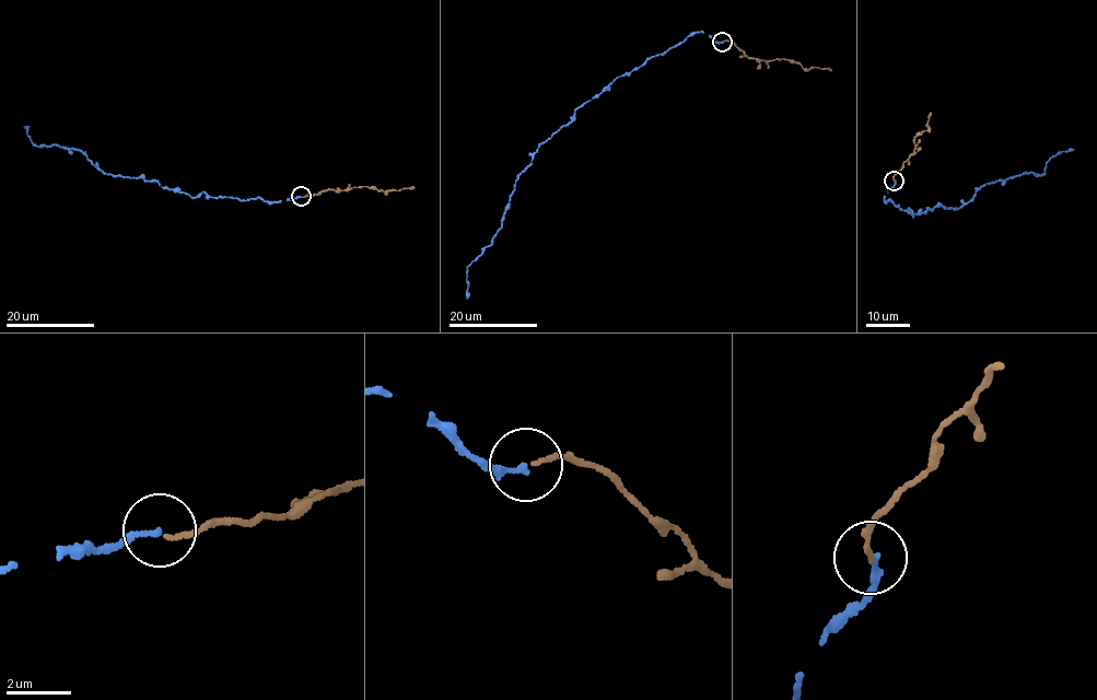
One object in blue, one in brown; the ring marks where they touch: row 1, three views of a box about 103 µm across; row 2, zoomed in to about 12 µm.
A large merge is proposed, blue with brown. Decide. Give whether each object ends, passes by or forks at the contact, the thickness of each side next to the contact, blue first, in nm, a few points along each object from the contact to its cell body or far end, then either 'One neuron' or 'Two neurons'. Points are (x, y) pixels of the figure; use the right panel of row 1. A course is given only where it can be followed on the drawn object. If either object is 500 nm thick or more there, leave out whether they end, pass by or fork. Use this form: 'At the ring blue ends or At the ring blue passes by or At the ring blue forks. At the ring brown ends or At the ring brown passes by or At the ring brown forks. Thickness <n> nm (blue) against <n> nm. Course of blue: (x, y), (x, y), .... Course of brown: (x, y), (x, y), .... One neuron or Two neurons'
At the ring blue ends. At the ring brown ends. Thickness 160 nm (blue) against 130 nm. Course of blue: (894, 181), (884, 202), (912, 216), (956, 209), (988, 183), (1040, 175), (1050, 159), (1073, 149). Course of brown: (895, 181), (895, 175), (914, 152), (914, 137), (928, 130), (931, 113). One neuron

